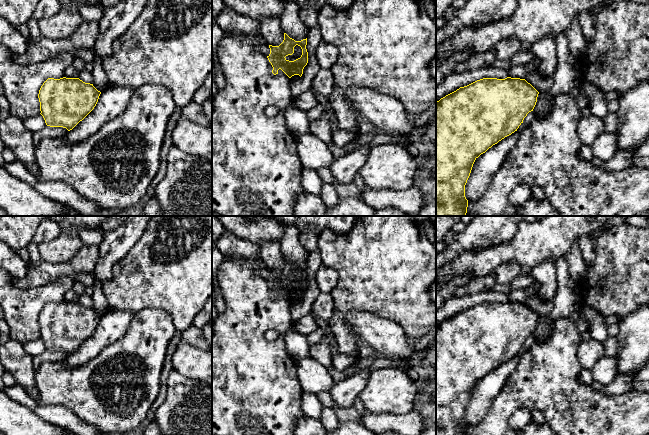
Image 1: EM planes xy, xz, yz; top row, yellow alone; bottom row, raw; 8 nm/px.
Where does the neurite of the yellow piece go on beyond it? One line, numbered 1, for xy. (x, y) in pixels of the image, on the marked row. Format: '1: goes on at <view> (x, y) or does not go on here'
1: does not go on here

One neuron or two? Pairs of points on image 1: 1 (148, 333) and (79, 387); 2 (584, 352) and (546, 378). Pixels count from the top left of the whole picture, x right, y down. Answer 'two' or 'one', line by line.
1: one
2: two

